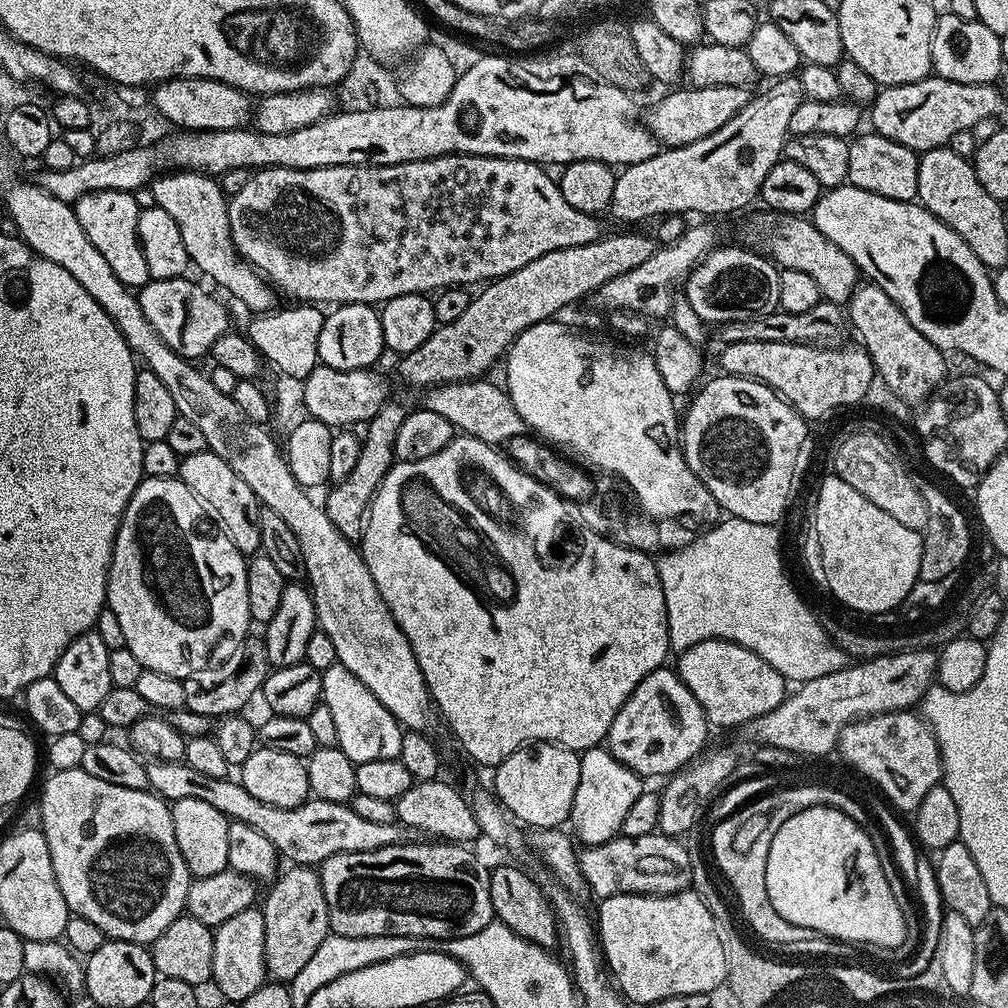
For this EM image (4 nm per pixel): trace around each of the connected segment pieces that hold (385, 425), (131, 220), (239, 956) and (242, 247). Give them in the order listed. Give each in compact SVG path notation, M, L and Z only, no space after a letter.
M385 403L382 411L368 421L366 425L368 437L366 435L363 437L360 445L360 457L354 470L350 472L350 478L339 481L333 487L336 489L328 496L326 511L330 522L334 522L336 529L350 541L355 541L363 533L363 525L368 518L368 508L372 504L374 488L383 482L384 476L391 470L396 460L394 438L398 438L398 426L402 426L406 408L392 403Z
M118 190L91 192L76 201L74 207L78 222L82 222L82 230L86 230L86 238L90 238L98 254L106 258L110 270L114 270L116 277L128 288L133 290L143 288L150 277L138 238L138 218L141 208L134 202L132 193Z
M253 906L234 914L214 929L214 966L211 983L228 1000L239 1002L250 998L254 990L266 983L268 967L266 966L266 922L263 911Z
M449 154L436 156L433 160L411 160L405 164L351 164L350 166L326 166L310 170L294 170L293 168L262 168L253 171L248 179L239 185L236 193L231 193L227 201L230 234L236 247L236 255L247 260L273 288L293 296L293 301L313 306L339 306L341 304L383 305L390 298L398 298L402 294L436 294L445 288L457 286L479 285L481 282L499 280L514 270L522 270L534 258L542 258L542 254L550 254L550 250L562 250L570 246L586 246L599 240L602 235L599 219L588 216L582 210L574 210L566 198L562 198L562 190L555 179L547 176L545 169L539 164L531 164L528 160L504 160L500 156L465 156Z

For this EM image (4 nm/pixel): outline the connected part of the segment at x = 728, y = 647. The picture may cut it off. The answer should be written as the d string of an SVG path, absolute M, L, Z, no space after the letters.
M703 640L679 653L674 671L682 678L686 690L694 694L698 706L706 714L709 725L736 728L739 724L751 725L762 714L784 701L786 681L770 662L758 658L756 652L746 650L729 640Z

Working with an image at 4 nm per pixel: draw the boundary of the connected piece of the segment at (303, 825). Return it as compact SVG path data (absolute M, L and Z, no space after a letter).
M152 760L148 768L147 787L158 796L171 802L182 798L199 798L200 801L214 806L229 821L237 820L246 826L254 826L258 834L270 838L274 842L277 852L285 861L296 866L319 866L326 858L343 852L365 852L378 850L391 844L403 844L409 839L409 829L397 822L369 822L354 814L348 804L326 802L309 798L303 804L293 808L270 806L259 798L254 798L246 786L242 786L239 779L223 776L210 778L210 774L202 774L194 770L194 766L178 760Z

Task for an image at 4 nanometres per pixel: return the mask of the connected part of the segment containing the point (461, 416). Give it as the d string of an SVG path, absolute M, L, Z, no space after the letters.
M488 378L438 384L429 387L423 396L423 407L429 408L434 414L442 414L442 418L446 418L446 422L450 422L457 433L473 436L493 446L507 445L508 440L529 431L518 410L514 410L514 402L507 391L501 385L499 388L491 384Z

